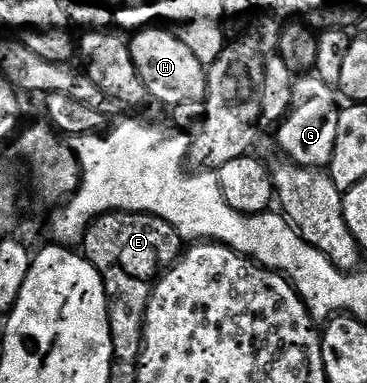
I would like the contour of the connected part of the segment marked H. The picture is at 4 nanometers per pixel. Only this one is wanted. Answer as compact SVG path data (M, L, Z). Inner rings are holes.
M153 28L136 30L129 41L129 57L133 61L133 70L147 87L150 98L154 102L162 101L166 107L192 101L204 102L207 69L201 64L201 58L193 54L193 49L187 47L184 41L177 38L176 32L168 28Z

